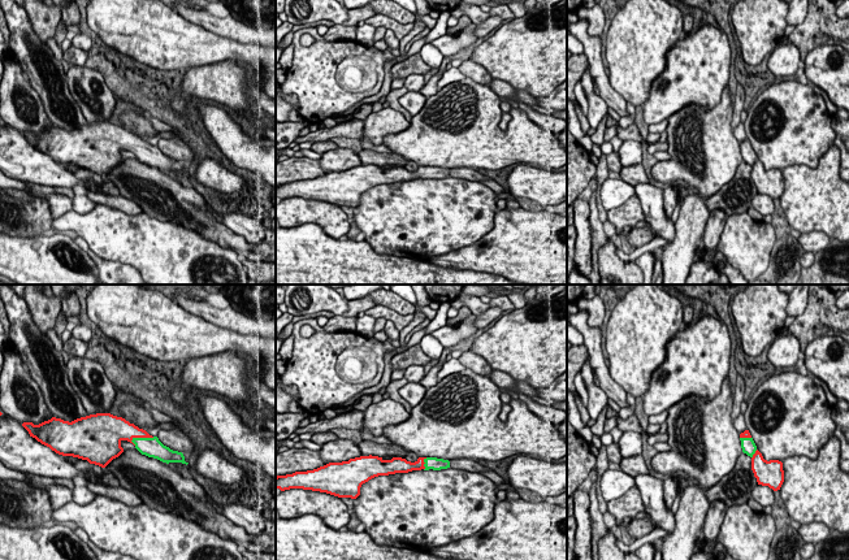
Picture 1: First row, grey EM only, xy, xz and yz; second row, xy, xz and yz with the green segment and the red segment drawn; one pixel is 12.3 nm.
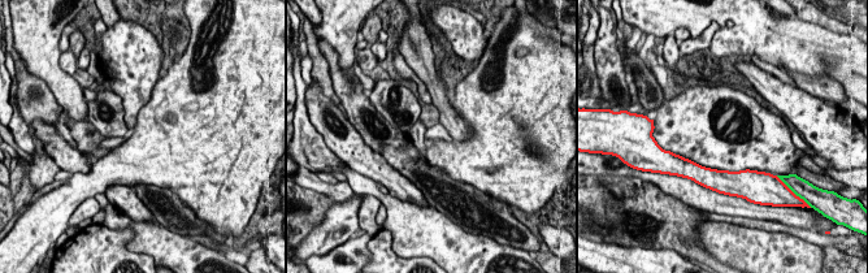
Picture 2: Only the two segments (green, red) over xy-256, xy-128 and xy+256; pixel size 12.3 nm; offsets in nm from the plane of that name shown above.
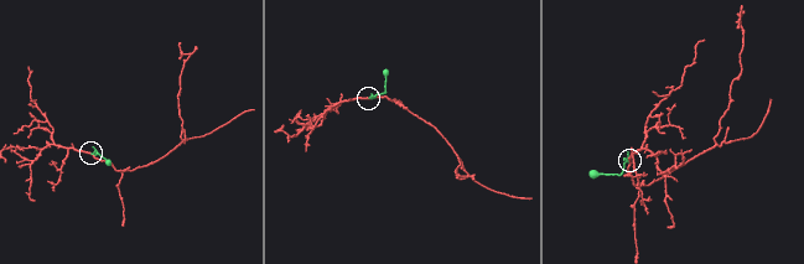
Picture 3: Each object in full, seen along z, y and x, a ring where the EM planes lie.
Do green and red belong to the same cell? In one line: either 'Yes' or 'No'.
Yes

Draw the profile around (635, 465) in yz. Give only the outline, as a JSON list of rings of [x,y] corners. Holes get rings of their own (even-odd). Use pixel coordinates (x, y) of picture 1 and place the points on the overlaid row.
[[[641,455],[627,457],[627,459],[621,457],[621,461],[619,465],[624,473],[627,473],[633,478],[636,478],[640,474],[650,476],[650,470],[647,469],[646,463]]]

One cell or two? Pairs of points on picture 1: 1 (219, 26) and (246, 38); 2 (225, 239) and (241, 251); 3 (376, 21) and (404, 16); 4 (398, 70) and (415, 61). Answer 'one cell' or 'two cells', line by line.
1: one cell
2: one cell
3: two cells
4: one cell

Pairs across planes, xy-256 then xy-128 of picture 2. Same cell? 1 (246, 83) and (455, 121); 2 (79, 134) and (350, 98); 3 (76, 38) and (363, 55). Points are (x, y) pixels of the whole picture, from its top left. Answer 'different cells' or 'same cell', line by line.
1: different cells
2: same cell
3: different cells

